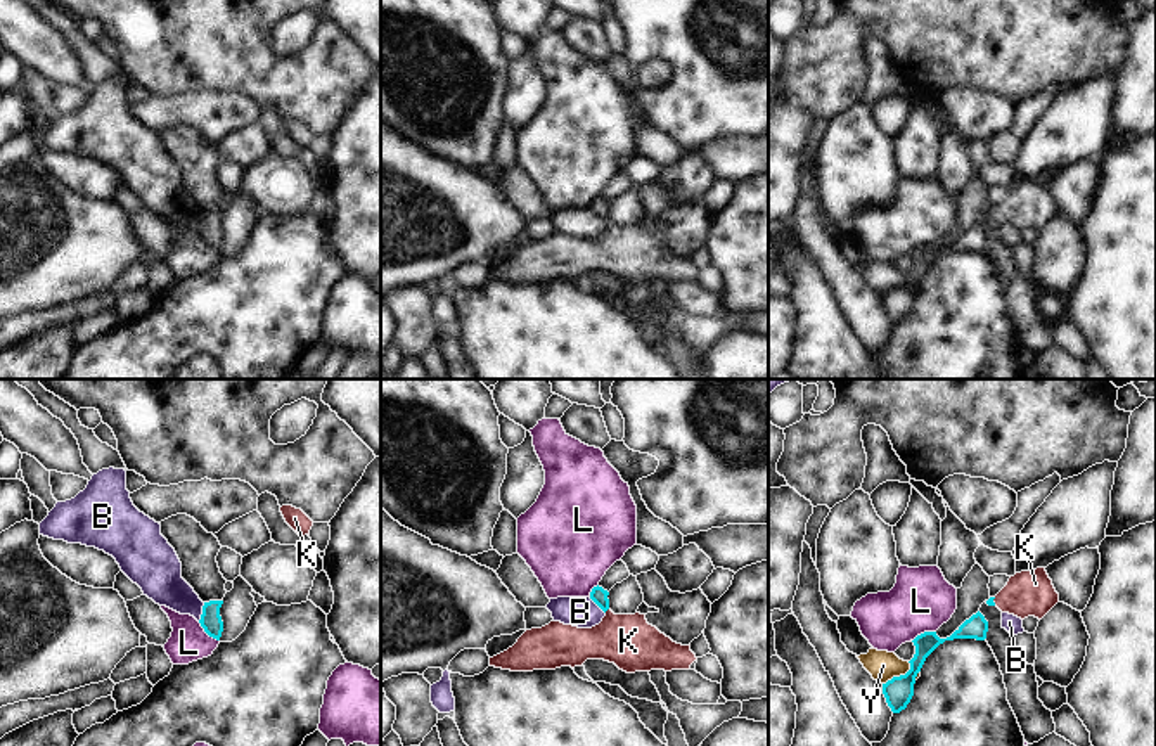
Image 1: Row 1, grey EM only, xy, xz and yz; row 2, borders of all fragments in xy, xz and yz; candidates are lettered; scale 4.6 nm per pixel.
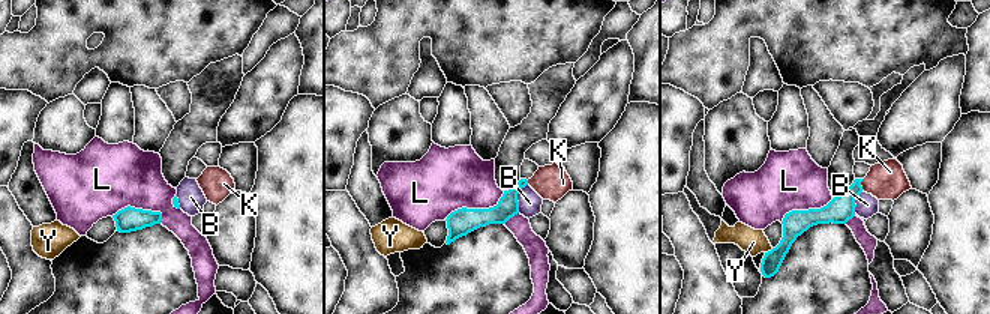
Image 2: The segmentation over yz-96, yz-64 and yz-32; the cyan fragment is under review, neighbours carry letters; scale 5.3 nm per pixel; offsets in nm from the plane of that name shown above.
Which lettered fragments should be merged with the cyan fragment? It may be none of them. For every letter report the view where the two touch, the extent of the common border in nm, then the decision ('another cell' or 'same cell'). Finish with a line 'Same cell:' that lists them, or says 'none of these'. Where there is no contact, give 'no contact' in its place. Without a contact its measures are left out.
B: meets cyan in xy; contact 90 nm long; another cell
K: meets cyan in xz; contact 30 nm long; same cell
L: meets cyan in xy; contact 140 nm long; another cell
Y: meets cyan in yz; contact 170 nm long; another cell
Same cell: K

